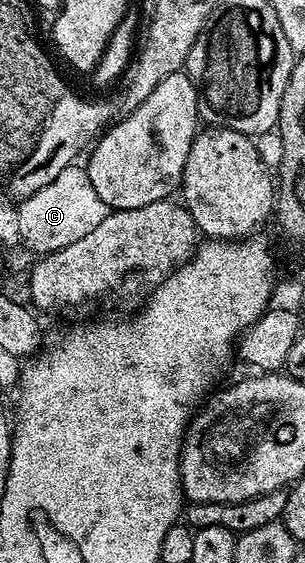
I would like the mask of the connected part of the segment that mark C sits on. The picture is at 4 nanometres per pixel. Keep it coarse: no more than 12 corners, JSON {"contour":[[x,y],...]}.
{"contour":[[74,163],[18,204],[20,244],[70,246],[111,211]]}

